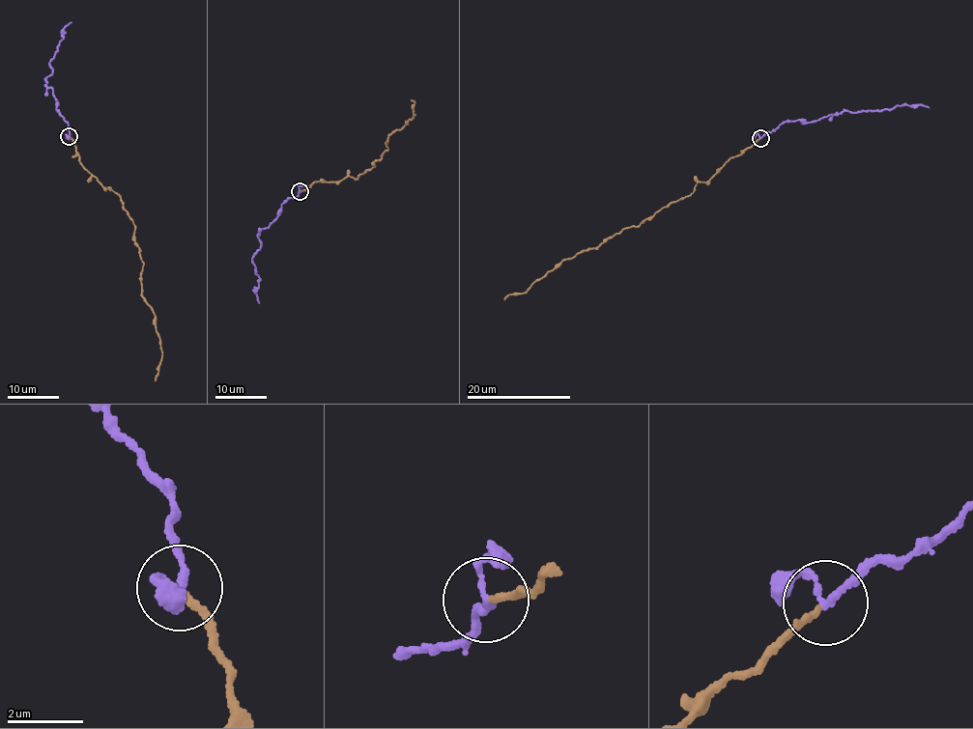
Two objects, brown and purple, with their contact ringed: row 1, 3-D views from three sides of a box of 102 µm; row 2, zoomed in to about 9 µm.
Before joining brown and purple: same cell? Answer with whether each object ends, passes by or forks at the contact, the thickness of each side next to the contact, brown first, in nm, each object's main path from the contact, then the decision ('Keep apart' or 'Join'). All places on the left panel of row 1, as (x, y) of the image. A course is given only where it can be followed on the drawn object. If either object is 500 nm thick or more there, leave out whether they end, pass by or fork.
At the ring brown ends. At the ring purple passes by. Thickness 160 nm (brown) against 170 nm. Course of brown: (70, 136), (83, 166), (119, 194), (135, 227), (143, 265), (141, 294), (153, 311), (161, 350), (155, 381). Course of purple: (69, 135), (67, 122), (56, 109), (57, 100), (46, 80), (53, 70), (49, 62), (71, 21). Join

